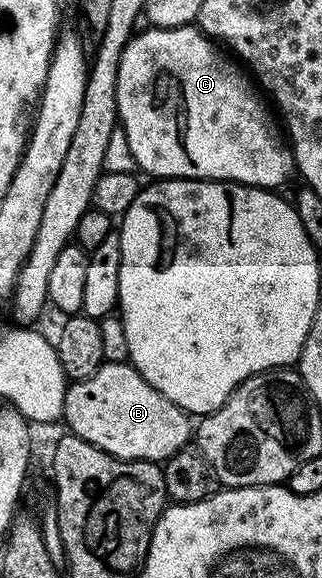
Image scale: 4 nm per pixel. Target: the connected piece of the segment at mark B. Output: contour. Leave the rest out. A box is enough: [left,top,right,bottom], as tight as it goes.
[62,362,193,464]

